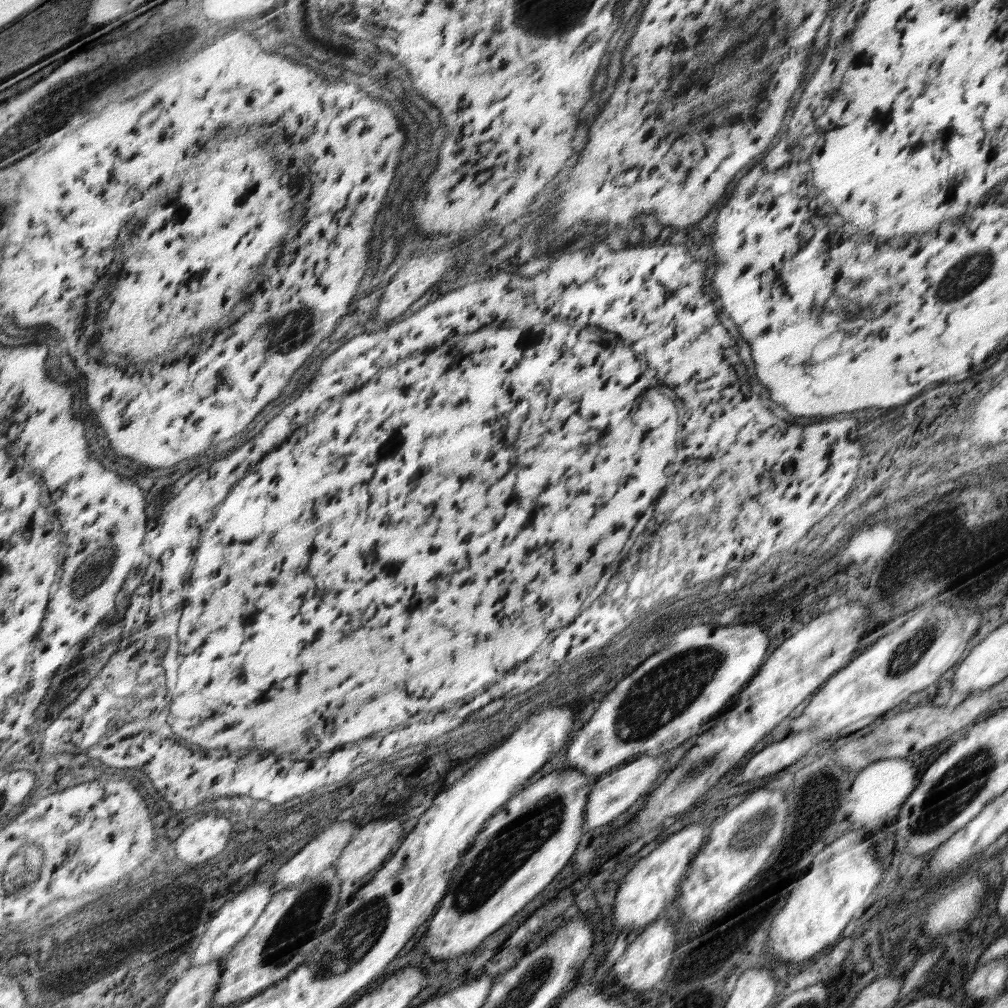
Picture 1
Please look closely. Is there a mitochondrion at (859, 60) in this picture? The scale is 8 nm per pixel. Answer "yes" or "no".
no

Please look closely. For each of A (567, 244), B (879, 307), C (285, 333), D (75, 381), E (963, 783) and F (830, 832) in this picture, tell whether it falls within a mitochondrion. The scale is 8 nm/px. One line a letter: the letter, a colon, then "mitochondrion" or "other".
A: other
B: other
C: mitochondrion
D: other
E: mitochondrion
F: other

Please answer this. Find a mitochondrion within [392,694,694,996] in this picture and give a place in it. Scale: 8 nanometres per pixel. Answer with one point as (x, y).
(523, 837)

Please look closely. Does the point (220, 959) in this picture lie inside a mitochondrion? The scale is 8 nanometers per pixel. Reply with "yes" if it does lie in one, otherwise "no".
no

